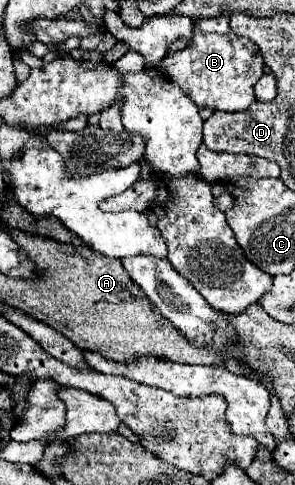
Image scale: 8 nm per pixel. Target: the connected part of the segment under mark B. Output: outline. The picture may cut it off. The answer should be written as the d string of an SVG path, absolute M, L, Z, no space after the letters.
M193 23L193 41L187 49L165 57L157 69L177 83L181 91L193 99L199 107L211 107L219 111L243 111L255 101L253 85L263 75L263 57L259 47L235 33L203 33Z

